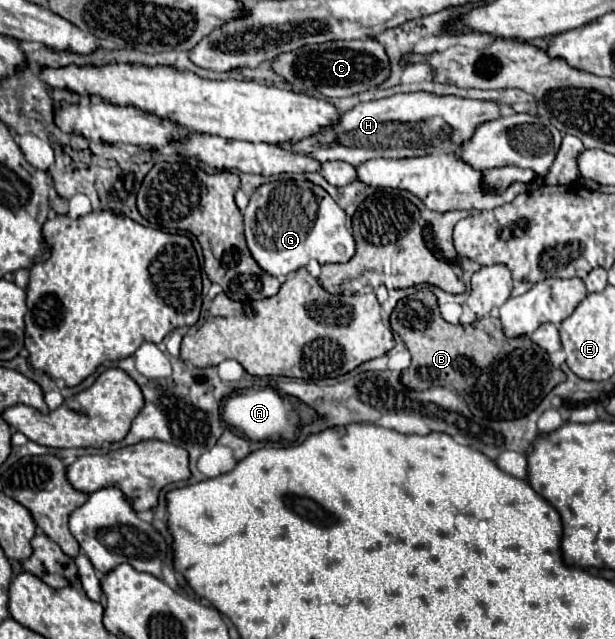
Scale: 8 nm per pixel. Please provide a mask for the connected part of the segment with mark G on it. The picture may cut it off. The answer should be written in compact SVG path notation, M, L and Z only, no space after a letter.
M282 179L260 185L244 211L244 223L252 257L274 277L298 271L310 259L326 265L346 263L354 257L354 237L346 229L344 209L322 187L312 183L298 185L294 179Z

